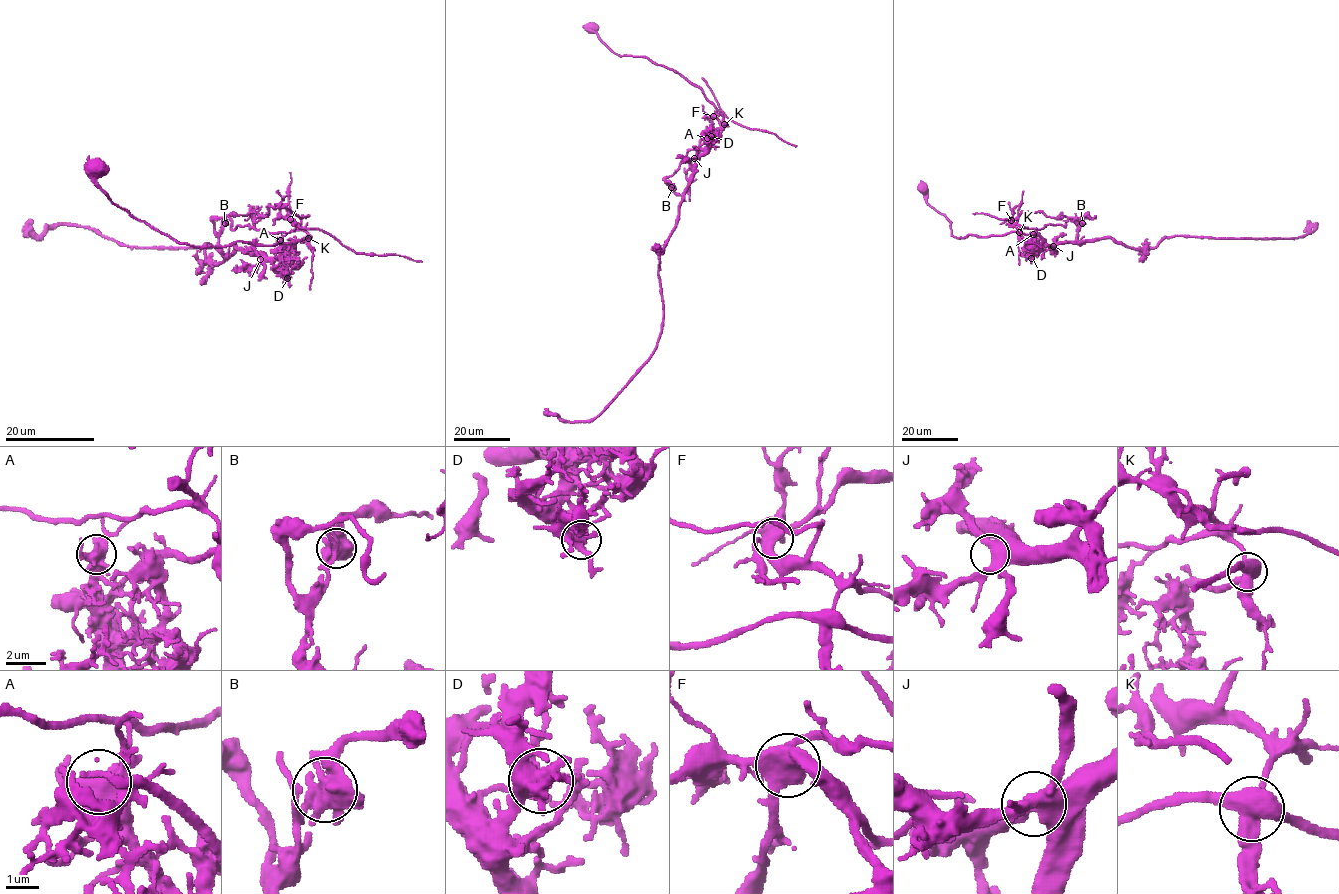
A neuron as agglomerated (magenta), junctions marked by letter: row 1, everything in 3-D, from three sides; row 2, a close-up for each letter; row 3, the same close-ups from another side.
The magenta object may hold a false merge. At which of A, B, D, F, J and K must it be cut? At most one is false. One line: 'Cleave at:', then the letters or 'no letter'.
Cleave at: K

